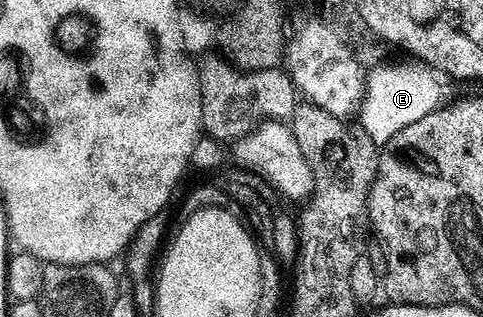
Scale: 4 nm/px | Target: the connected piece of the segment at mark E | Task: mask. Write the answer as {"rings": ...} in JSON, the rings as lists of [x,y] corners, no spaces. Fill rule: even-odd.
{"rings":[[[378,66],[369,71],[366,97],[360,111],[360,125],[373,142],[385,144],[392,140],[392,136],[396,136],[396,132],[400,132],[400,128],[408,128],[408,124],[416,124],[416,120],[447,105],[448,100],[442,94],[448,99],[451,97],[451,79],[440,76],[436,70],[418,69],[422,70],[413,70],[410,66]]]}

